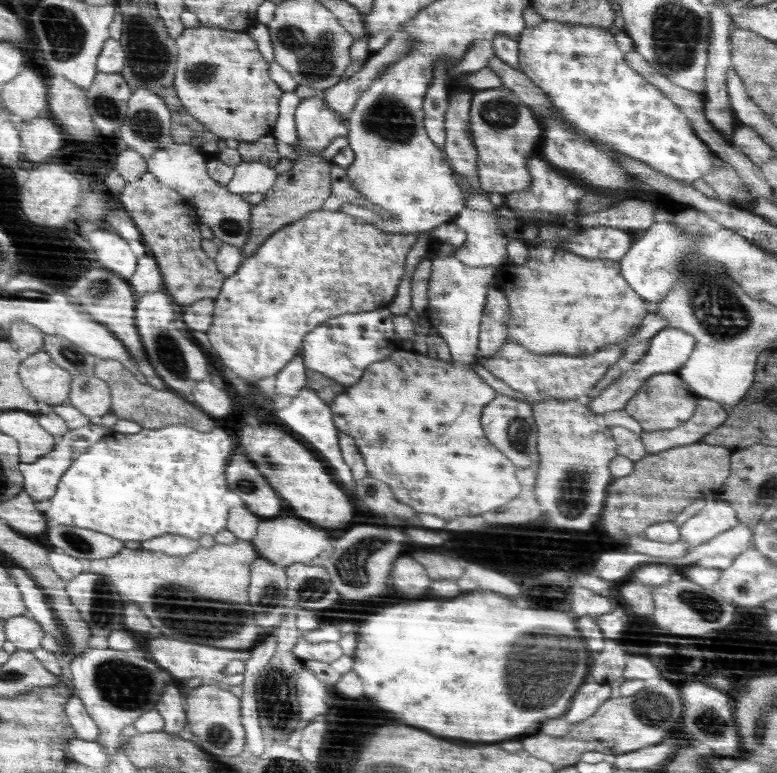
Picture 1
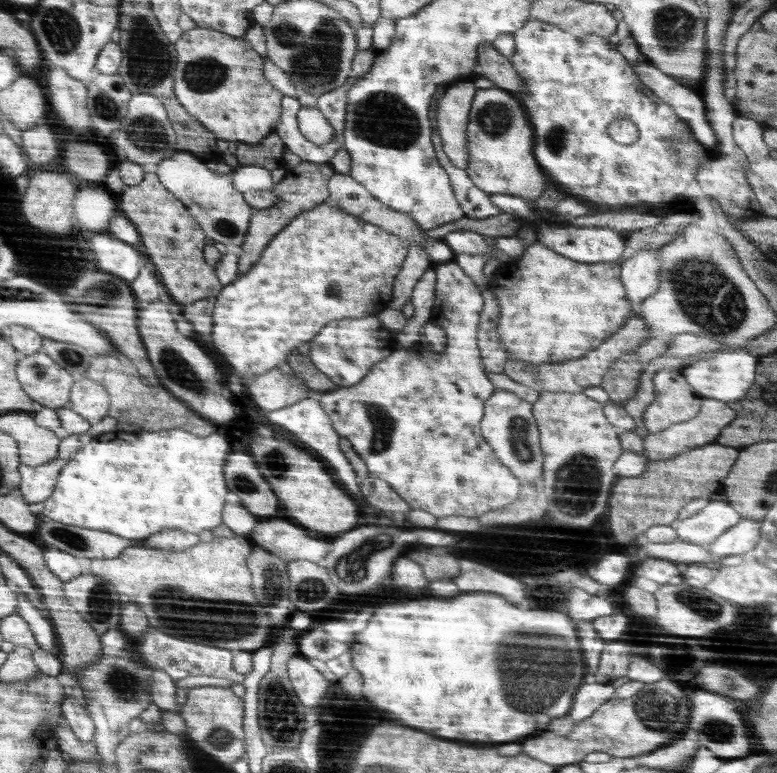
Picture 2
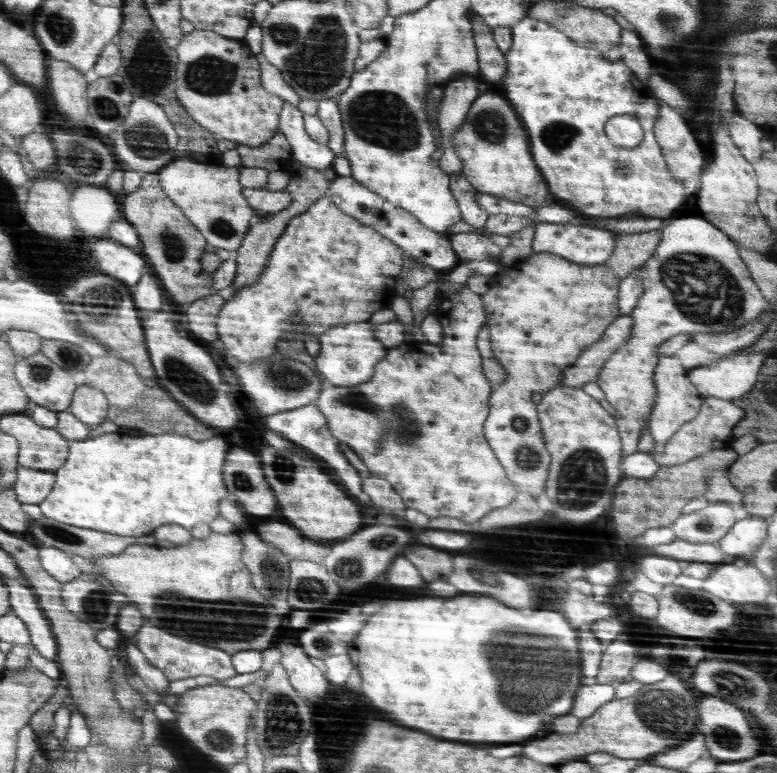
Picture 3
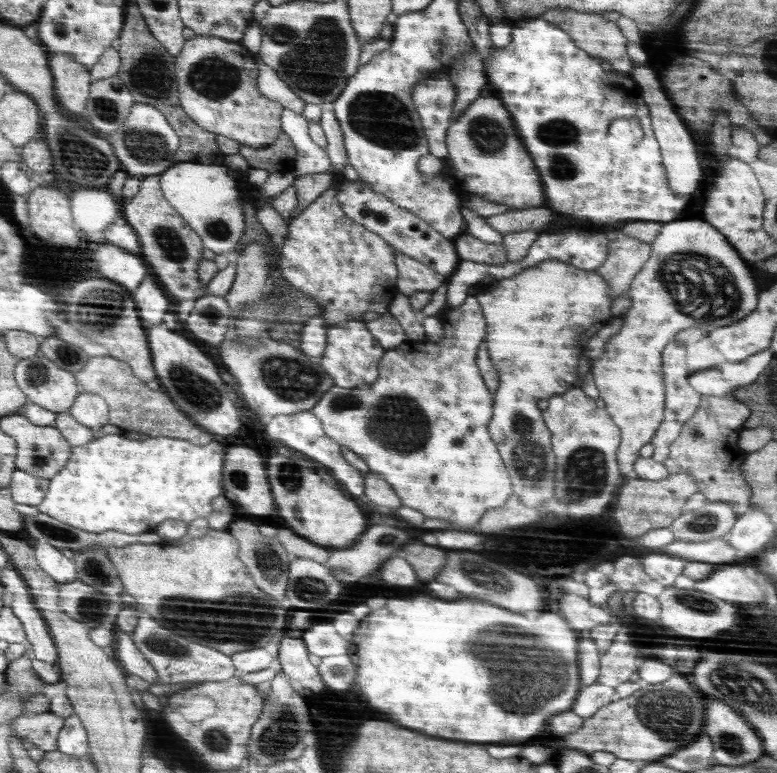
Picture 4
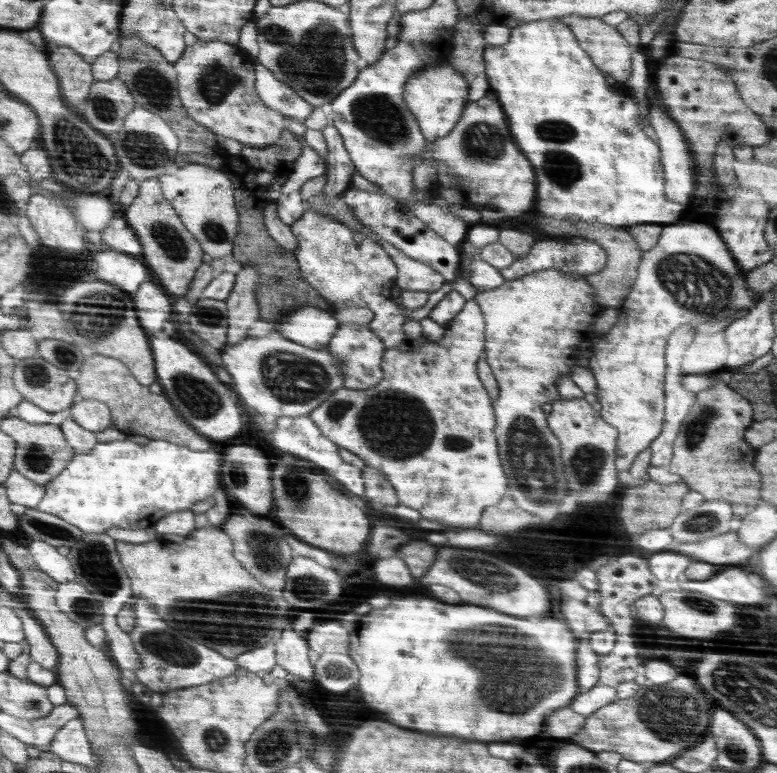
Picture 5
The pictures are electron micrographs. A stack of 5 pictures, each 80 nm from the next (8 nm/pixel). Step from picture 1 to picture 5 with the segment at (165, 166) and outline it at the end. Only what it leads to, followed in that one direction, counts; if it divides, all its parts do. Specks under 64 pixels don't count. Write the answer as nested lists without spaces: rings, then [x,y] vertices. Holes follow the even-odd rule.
[[[181,166],[160,177],[161,189],[165,198],[170,198],[186,222],[186,230],[197,238],[206,254],[213,258],[222,258],[232,252],[232,242],[239,231],[239,214],[234,204],[232,181],[220,170],[210,166]]]

